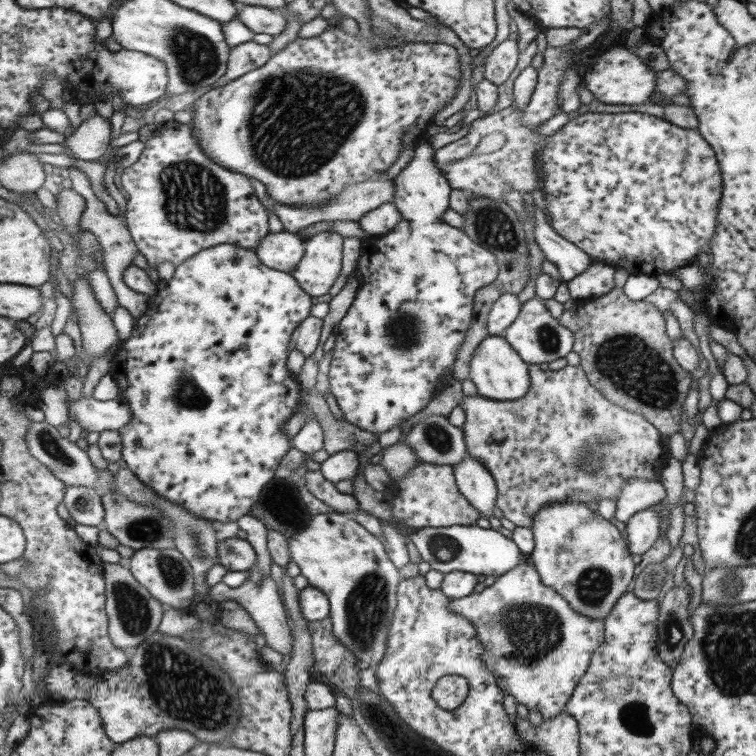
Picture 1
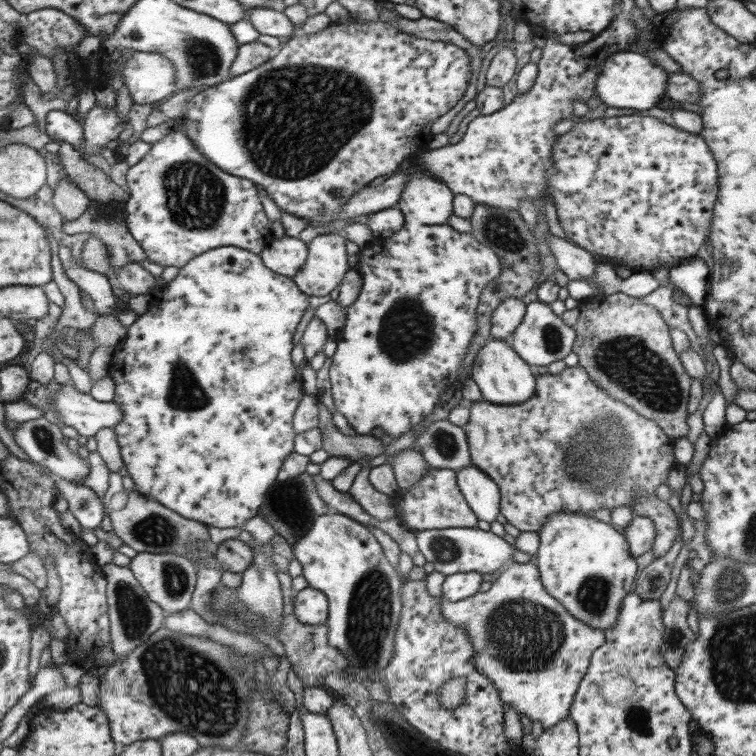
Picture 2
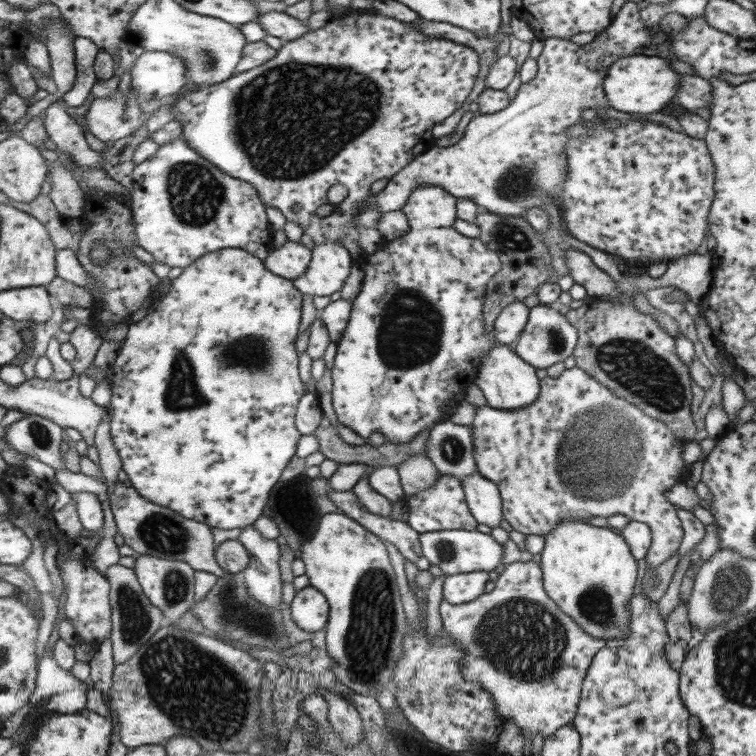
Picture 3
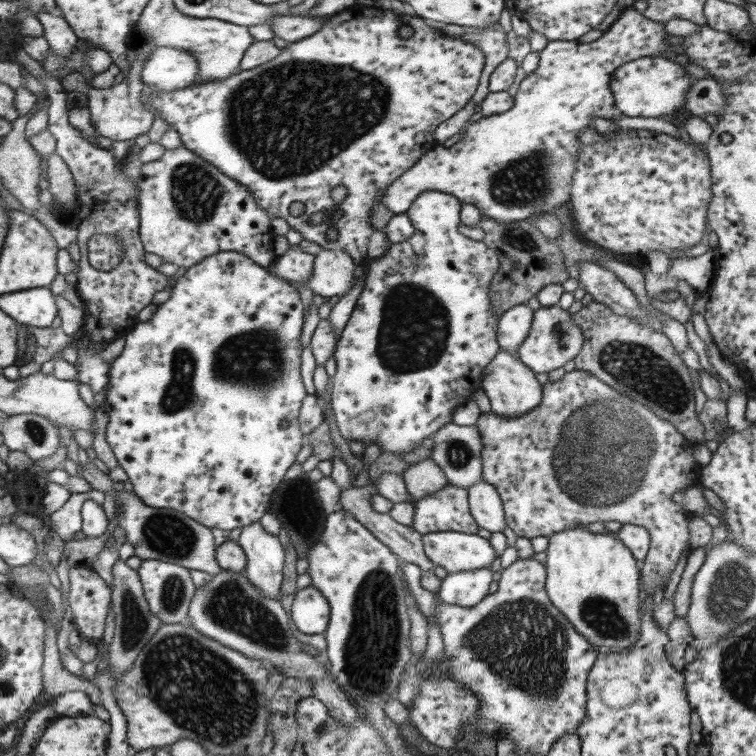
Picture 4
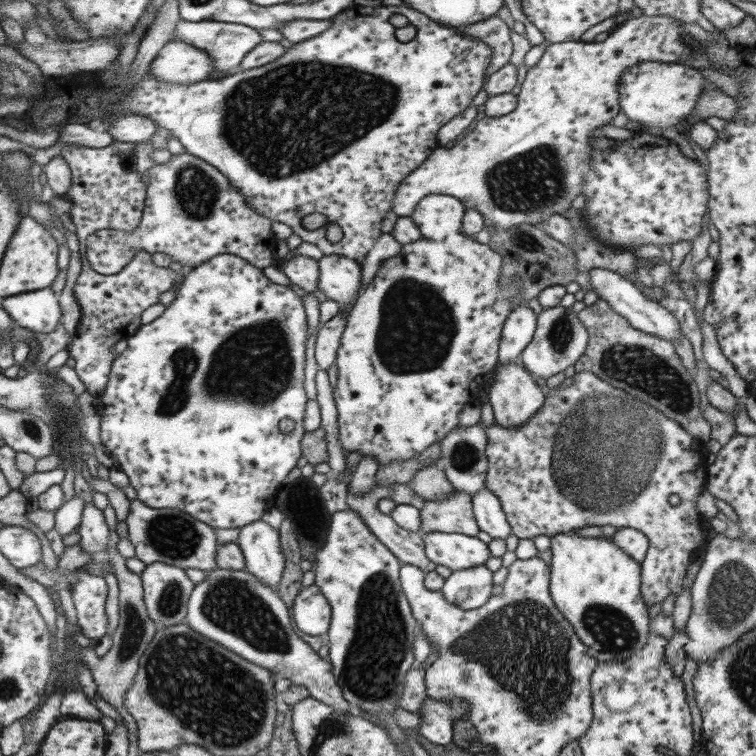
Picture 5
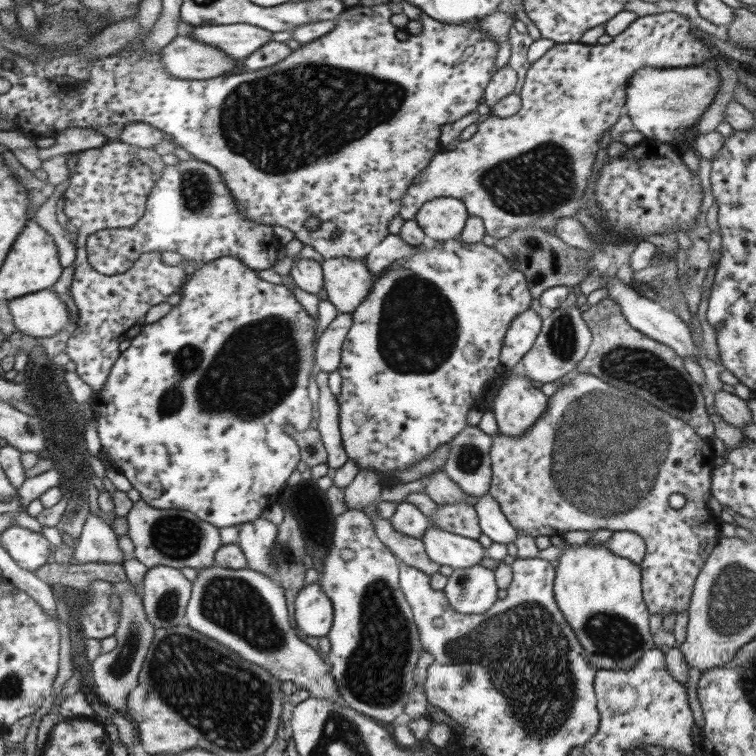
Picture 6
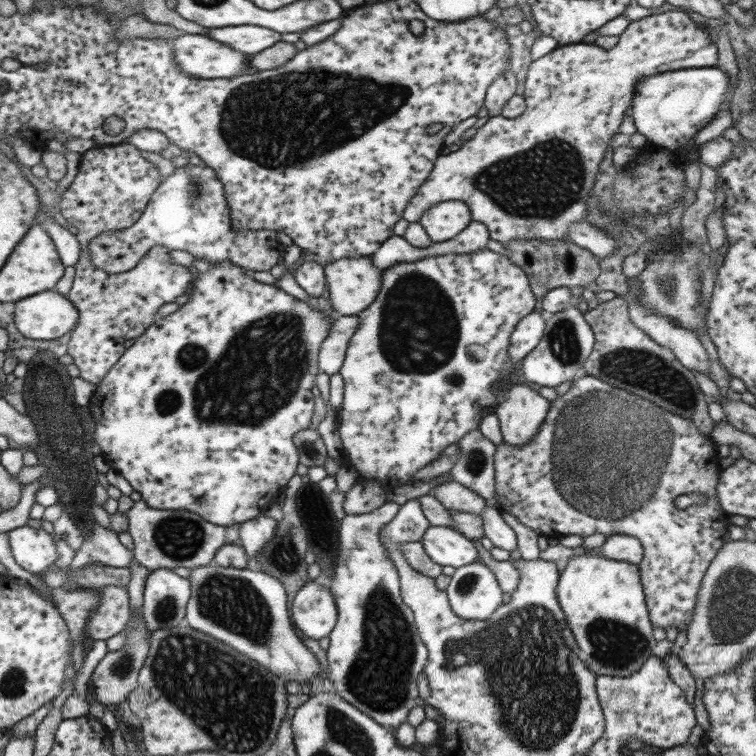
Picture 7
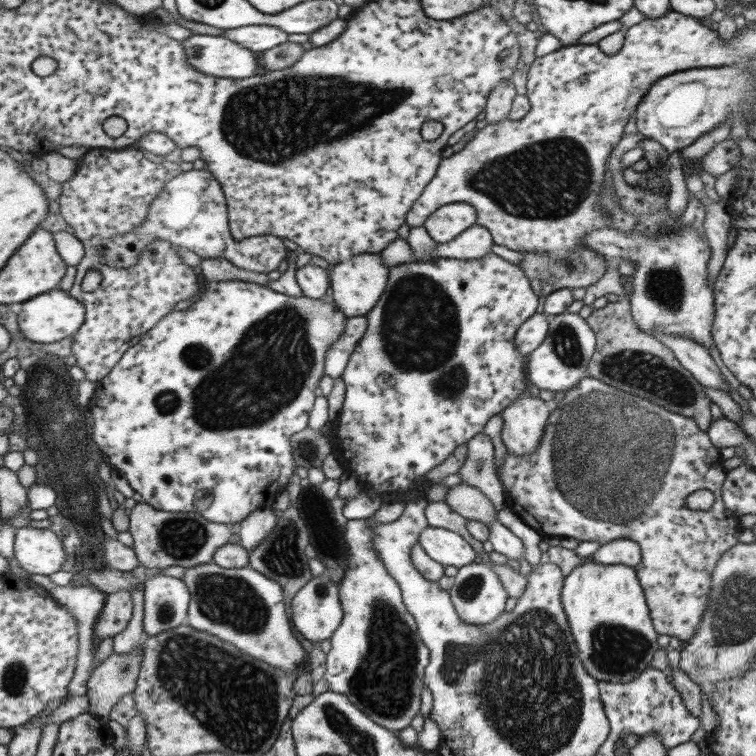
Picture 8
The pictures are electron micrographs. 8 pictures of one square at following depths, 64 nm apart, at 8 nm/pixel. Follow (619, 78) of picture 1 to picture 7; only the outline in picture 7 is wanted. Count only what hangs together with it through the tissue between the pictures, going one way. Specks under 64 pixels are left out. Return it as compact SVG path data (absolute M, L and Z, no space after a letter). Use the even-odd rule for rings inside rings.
M717 66L686 68L653 74L653 76L647 76L643 80L637 80L637 84L633 88L633 98L629 102L629 115L636 132L643 134L647 141L657 144L667 151L675 152L679 146L687 144L695 136L697 130L701 130L709 120L713 120L713 116L720 112L721 104L724 101L729 102L735 87L733 79Z

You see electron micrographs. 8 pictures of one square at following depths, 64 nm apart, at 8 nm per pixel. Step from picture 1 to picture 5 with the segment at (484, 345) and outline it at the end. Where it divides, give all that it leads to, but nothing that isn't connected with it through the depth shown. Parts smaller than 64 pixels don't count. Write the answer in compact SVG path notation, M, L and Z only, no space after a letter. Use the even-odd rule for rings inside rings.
M497 362L494 376L486 383L484 399L490 402L494 422L501 428L515 428L525 424L543 404L543 393L524 369L514 362Z

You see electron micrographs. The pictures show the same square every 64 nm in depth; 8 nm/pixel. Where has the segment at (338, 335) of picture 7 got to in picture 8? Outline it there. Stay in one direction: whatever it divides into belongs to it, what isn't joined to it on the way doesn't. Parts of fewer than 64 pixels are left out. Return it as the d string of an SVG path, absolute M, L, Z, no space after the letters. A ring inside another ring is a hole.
M363 316L348 318L342 336L332 345L325 356L324 376L331 377L333 380L342 376L347 360L351 357L357 342L364 336L366 329L367 322Z

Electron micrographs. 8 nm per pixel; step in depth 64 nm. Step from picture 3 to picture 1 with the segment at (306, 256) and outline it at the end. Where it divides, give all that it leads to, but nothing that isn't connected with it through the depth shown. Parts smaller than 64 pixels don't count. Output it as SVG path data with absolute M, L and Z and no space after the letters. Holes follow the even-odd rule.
M283 230L278 233L268 231L265 236L261 236L261 242L257 242L254 252L261 264L290 274L301 260L303 248L304 240L296 234Z

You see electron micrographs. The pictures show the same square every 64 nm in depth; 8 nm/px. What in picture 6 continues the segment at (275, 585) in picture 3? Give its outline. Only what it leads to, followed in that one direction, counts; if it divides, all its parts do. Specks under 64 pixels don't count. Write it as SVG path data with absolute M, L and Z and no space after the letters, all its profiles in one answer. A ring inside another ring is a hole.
M261 517L243 523L239 530L238 545L246 560L246 568L274 577L275 564L271 556L271 547L277 535L275 524Z

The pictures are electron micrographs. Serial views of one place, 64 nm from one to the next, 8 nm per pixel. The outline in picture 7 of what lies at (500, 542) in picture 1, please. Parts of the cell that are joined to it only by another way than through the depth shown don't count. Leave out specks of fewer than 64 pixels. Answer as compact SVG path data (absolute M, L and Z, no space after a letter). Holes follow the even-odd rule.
M429 526L420 538L425 554L435 564L459 568L475 562L477 548L467 537L444 526Z

